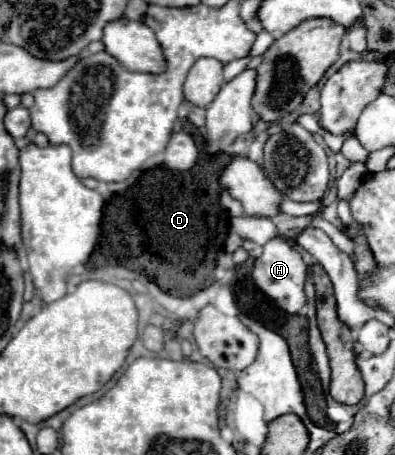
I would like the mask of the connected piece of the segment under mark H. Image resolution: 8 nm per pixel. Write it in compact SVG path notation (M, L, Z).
M278 234L276 238L264 244L264 254L256 258L254 272L252 272L254 284L266 296L270 296L282 310L292 312L292 314L296 314L306 304L306 294L304 294L306 276L308 276L308 266L304 264L300 252L292 246L292 240L284 234Z

